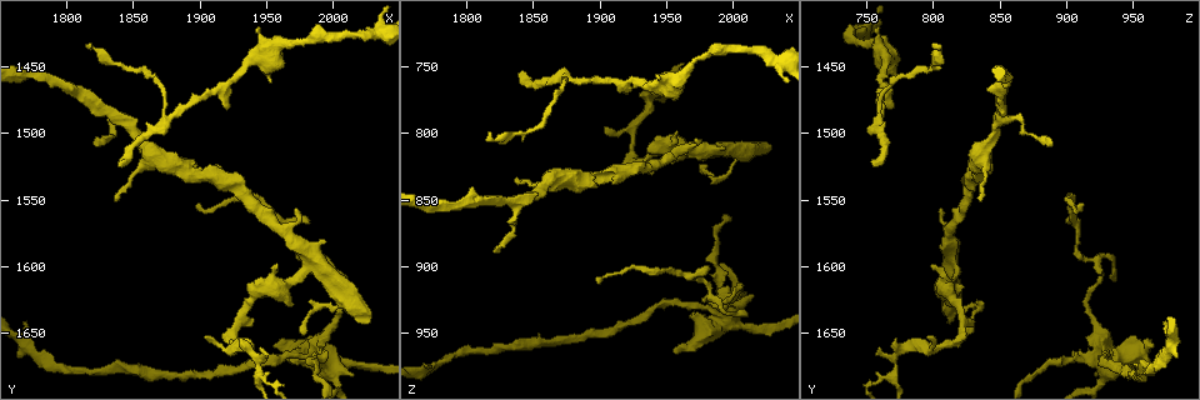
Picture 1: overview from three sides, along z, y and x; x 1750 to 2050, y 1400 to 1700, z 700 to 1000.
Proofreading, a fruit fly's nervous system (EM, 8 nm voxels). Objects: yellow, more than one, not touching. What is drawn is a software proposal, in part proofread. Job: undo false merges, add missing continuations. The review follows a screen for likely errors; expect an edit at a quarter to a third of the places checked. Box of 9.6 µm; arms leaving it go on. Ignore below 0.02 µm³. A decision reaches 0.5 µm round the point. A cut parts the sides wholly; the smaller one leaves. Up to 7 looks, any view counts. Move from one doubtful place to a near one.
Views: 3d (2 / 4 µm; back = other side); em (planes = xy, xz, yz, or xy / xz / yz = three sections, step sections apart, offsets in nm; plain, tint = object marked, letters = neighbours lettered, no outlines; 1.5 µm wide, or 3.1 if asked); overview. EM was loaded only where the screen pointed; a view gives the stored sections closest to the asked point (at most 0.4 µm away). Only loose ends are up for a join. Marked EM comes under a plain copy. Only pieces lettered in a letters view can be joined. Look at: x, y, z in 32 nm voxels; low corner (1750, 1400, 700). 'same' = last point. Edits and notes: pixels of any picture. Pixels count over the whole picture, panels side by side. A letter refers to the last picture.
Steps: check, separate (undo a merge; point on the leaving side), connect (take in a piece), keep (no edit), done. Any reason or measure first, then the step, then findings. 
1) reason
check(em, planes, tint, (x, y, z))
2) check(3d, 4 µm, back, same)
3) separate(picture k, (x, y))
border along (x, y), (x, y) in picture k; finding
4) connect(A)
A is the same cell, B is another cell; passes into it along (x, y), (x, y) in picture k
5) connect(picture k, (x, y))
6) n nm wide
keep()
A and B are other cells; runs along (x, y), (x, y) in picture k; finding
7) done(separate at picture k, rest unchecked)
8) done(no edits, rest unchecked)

check(3d, 2 µm, (1902, 1534, 832))

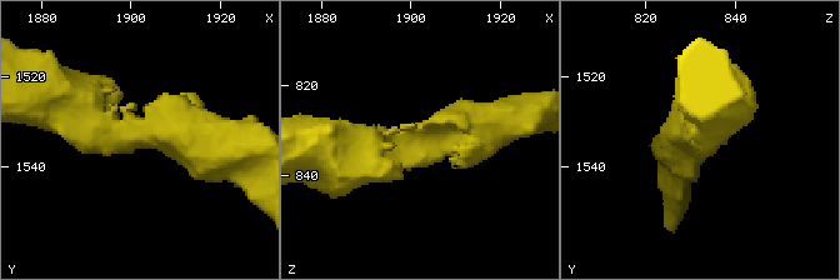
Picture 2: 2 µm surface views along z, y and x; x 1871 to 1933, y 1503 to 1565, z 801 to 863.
arms of 240, 400 nm
check(em, planes, tint, (1904, 1534, 833))

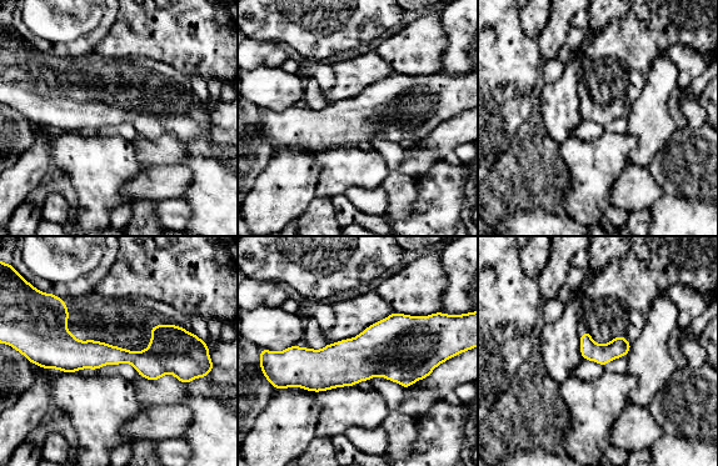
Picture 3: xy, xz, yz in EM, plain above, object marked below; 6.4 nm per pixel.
see the neighbours
check(em, planes, letters, same)

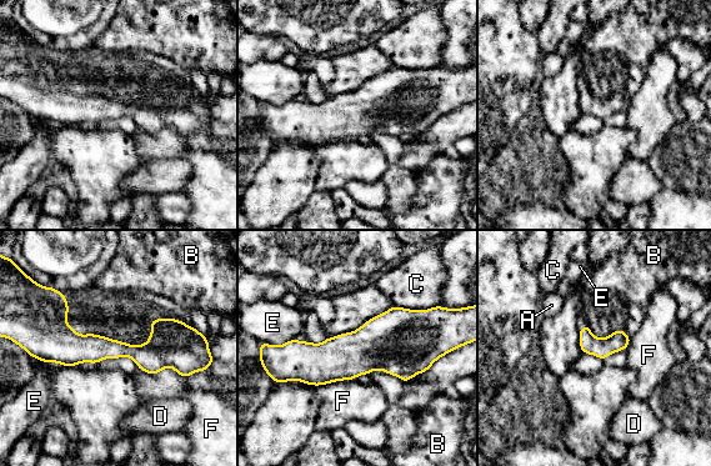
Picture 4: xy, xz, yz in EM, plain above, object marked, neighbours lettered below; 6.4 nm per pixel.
keep()
A, B, C, D, E and F are other cells; one cell here

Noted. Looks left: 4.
branch stops here
check(em, xy, step 8, letters, (1820, 1504, 890))

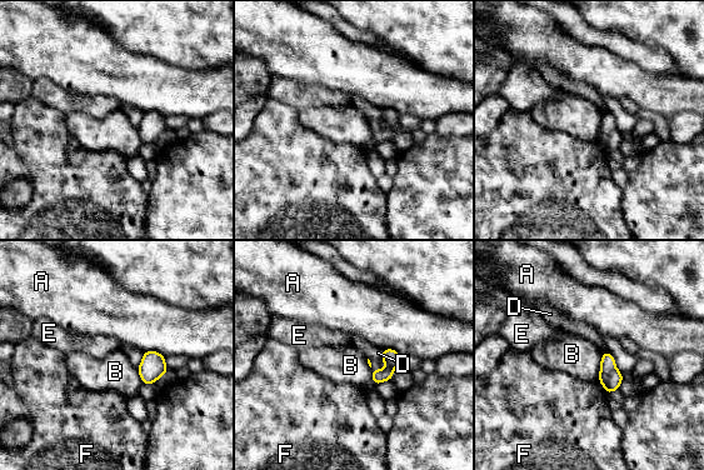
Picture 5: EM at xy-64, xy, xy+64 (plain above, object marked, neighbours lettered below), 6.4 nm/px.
check(em, planes, letters, same)

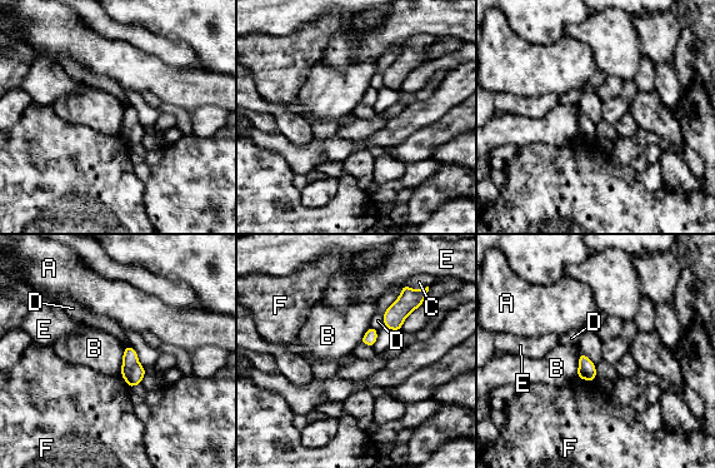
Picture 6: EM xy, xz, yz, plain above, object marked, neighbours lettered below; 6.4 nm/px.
keep()
A, B, C, D, E and F are other cells; border along (124, 349), (120, 374) in picture 6; no lettered piece goes on from it

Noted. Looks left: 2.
done(no edits, rest unchecked)

